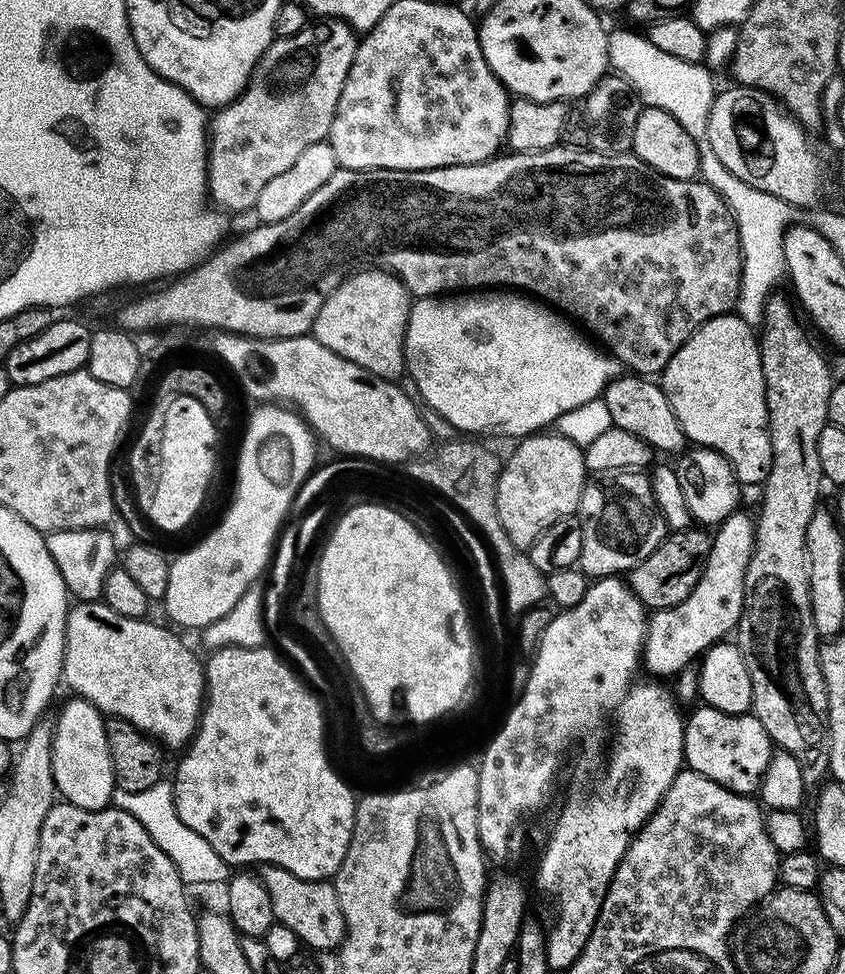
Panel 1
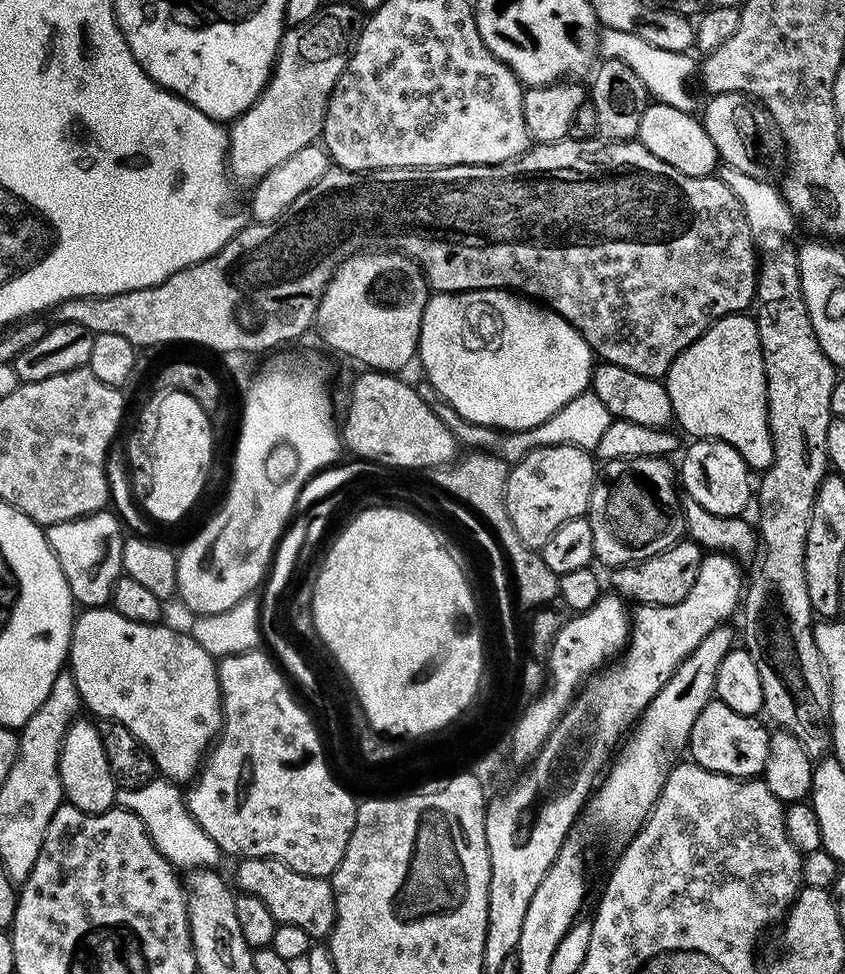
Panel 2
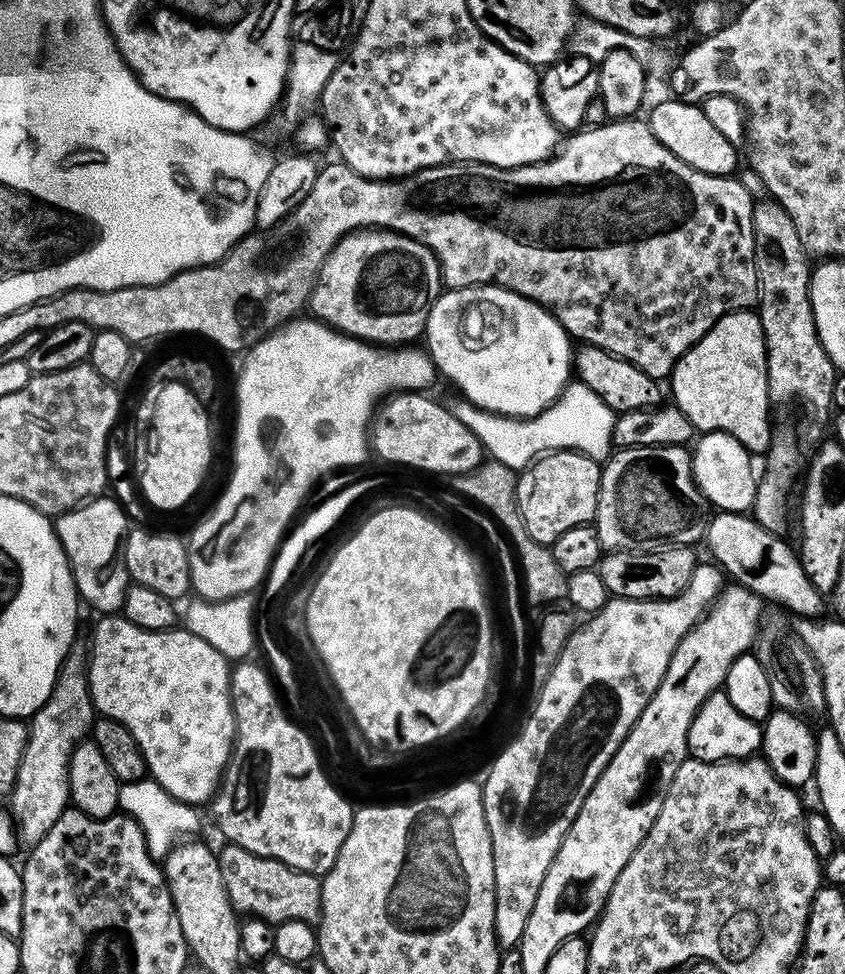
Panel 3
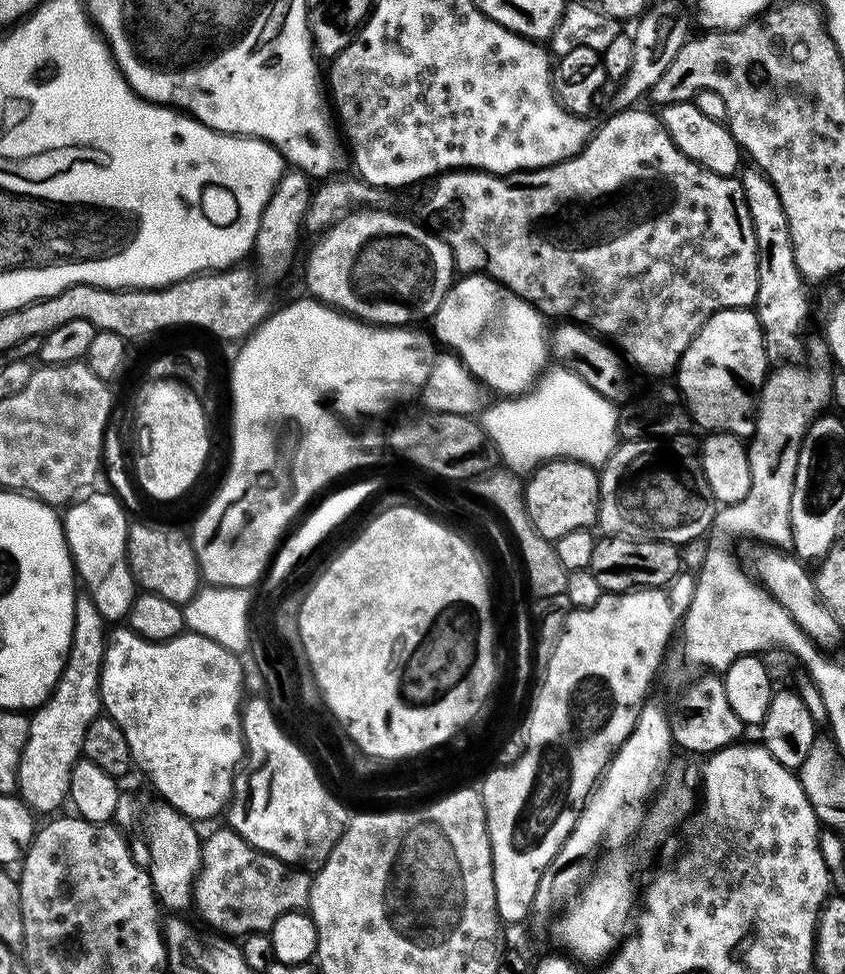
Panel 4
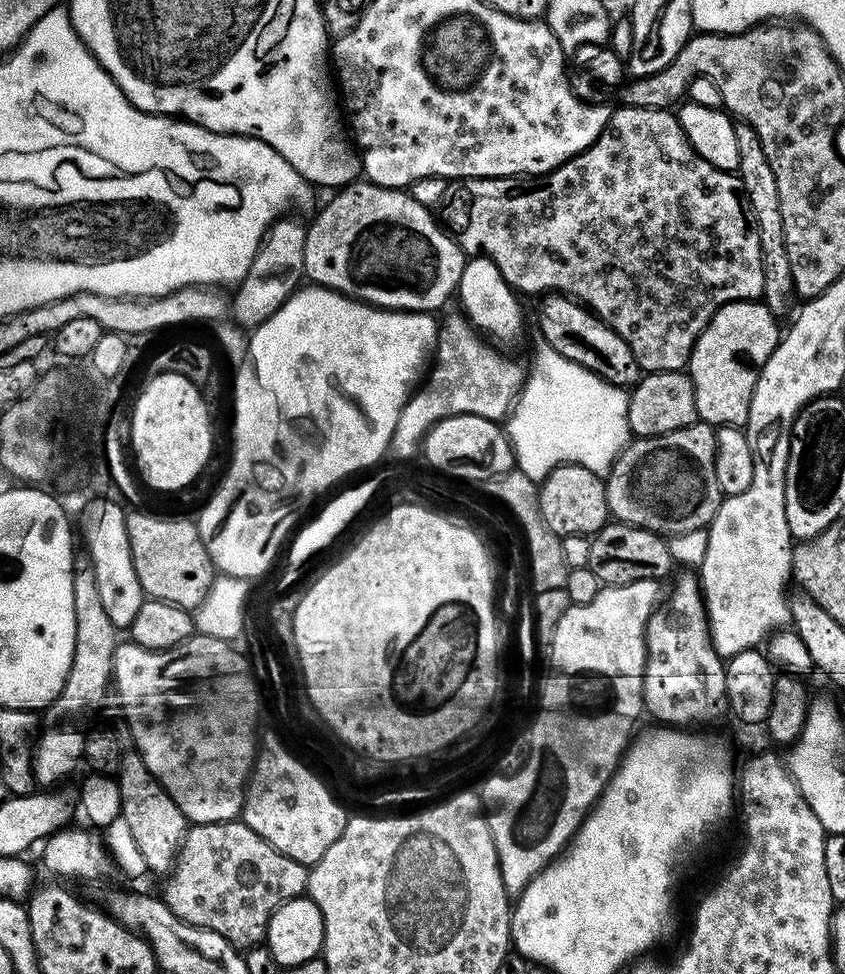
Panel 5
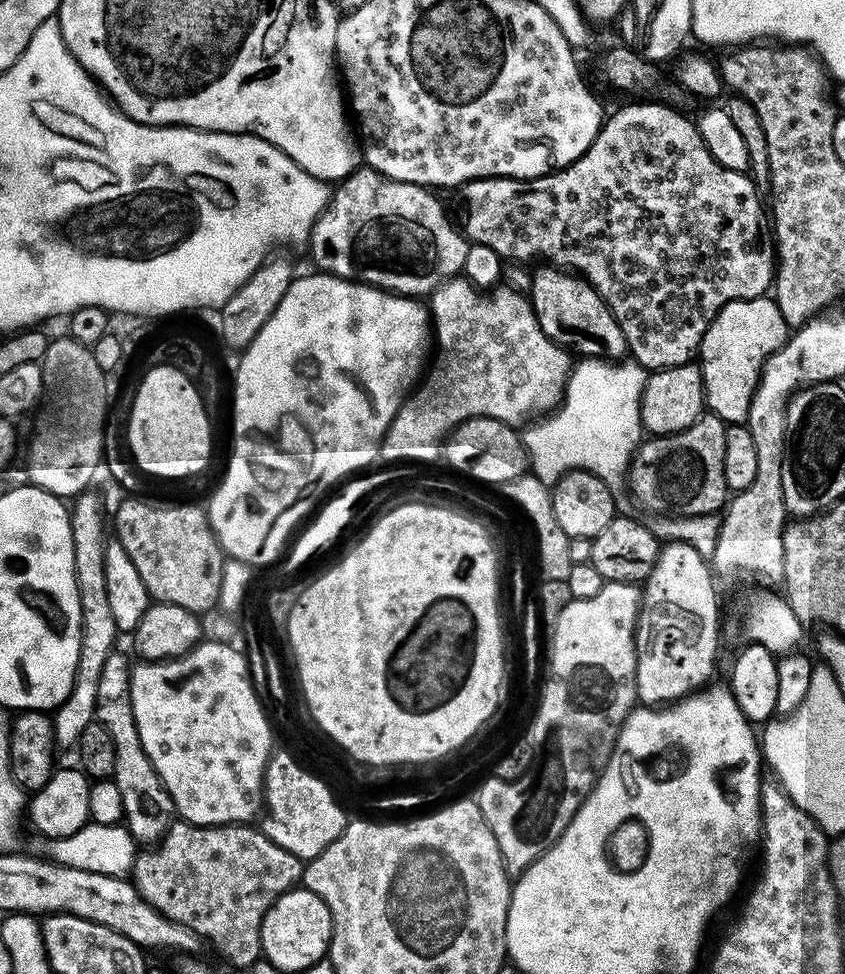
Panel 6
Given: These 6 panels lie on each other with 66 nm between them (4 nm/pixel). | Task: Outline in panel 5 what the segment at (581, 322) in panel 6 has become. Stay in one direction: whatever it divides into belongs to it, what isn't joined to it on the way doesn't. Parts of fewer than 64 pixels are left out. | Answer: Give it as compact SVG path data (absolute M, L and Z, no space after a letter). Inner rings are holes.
M548 294L543 297L544 317L540 320L543 343L554 349L562 358L590 370L606 382L621 386L634 386L641 378L642 369L634 358L630 346L606 322L593 316L583 304L569 296Z

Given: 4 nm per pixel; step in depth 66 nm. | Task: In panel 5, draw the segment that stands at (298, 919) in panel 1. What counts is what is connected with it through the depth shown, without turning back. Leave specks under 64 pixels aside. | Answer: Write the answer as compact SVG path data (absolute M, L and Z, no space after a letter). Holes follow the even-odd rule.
M239 818L224 820L220 824L192 824L184 833L184 840L180 844L180 851L176 853L176 863L172 871L167 873L165 880L168 881L164 884L162 899L166 902L166 906L170 906L170 910L174 910L174 914L178 914L178 918L182 918L199 928L214 930L218 934L222 934L222 938L226 938L226 942L230 942L237 950L247 950L265 943L264 935L267 932L269 935L270 921L273 919L277 906L305 895L308 886L308 870L309 865L294 862L294 858L286 858L286 854L274 850L274 846L270 846L270 842L266 842L266 838L258 838L258 834L254 834L254 830L250 830L250 826L246 826L243 820Z

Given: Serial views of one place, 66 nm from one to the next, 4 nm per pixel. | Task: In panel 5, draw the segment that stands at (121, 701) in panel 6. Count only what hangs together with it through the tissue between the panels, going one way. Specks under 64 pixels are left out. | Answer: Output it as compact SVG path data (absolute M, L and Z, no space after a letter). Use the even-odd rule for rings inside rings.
M129 750L121 755L118 760L118 783L122 794L122 806L120 807L120 819L130 826L130 834L142 850L145 869L149 873L161 872L167 874L172 871L176 863L176 853L180 851L180 844L184 840L184 833L188 831L190 822L182 814L182 810L170 798L170 794L150 774L146 762L142 762L140 753Z

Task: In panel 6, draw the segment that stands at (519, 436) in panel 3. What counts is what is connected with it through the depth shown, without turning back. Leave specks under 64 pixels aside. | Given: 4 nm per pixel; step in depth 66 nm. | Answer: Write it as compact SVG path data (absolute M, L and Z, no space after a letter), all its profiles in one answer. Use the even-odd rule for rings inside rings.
M584 358L573 367L568 386L564 389L562 407L555 413L556 420L544 424L541 428L532 428L523 433L524 450L528 453L531 475L544 484L554 486L561 476L574 471L592 472L608 485L625 479L628 466L641 443L640 395L646 379L645 369L635 362L605 362Z

